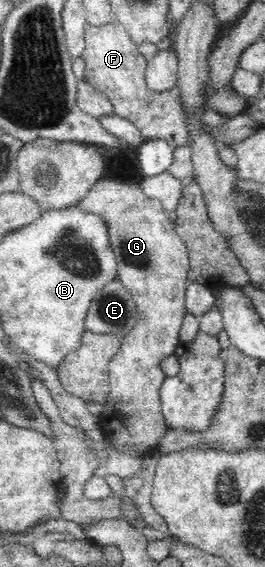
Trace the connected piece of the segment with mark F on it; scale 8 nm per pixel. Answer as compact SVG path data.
M112 20L102 26L85 26L86 44L81 57L85 60L84 79L96 90L103 92L113 105L114 114L128 120L140 130L141 136L154 140L166 140L171 148L190 145L187 114L174 91L156 92L148 88L145 78L147 60L140 54L138 45L132 42L128 31Z

